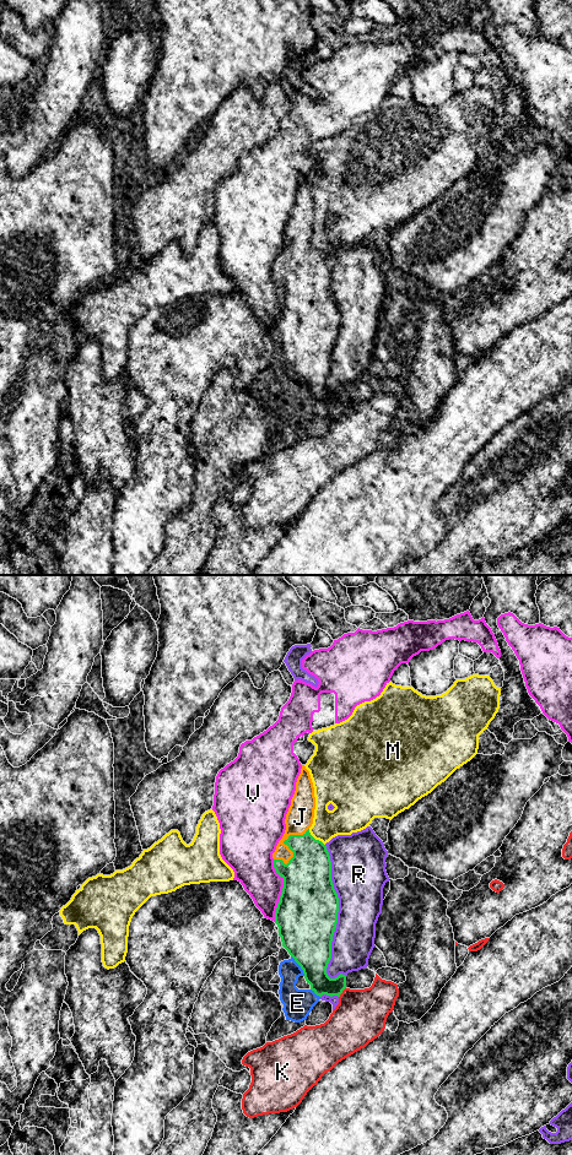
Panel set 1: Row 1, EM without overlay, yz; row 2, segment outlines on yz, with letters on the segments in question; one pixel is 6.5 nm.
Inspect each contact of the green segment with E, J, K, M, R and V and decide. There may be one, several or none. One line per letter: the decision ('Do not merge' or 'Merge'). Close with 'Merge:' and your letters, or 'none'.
E: Do not merge
J: Merge
K: Do not merge
M: Do not merge
R: Do not merge
V: Do not merge
Merge: J

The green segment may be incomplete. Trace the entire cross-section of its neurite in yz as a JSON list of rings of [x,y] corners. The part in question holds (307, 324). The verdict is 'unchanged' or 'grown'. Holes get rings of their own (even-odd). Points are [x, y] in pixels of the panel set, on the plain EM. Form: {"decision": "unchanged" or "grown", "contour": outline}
{"decision": "grown", "contour": [[[302,177],[296,202],[286,226],[286,242],[272,265],[274,280],[284,289],[284,299],[275,324],[282,358],[301,378],[311,401],[319,408],[338,407],[346,400],[346,387],[330,390],[327,385],[331,370],[331,353],[338,335],[339,309],[331,292],[331,272],[327,257],[315,251],[309,239],[315,221],[314,199],[309,183]]]}

